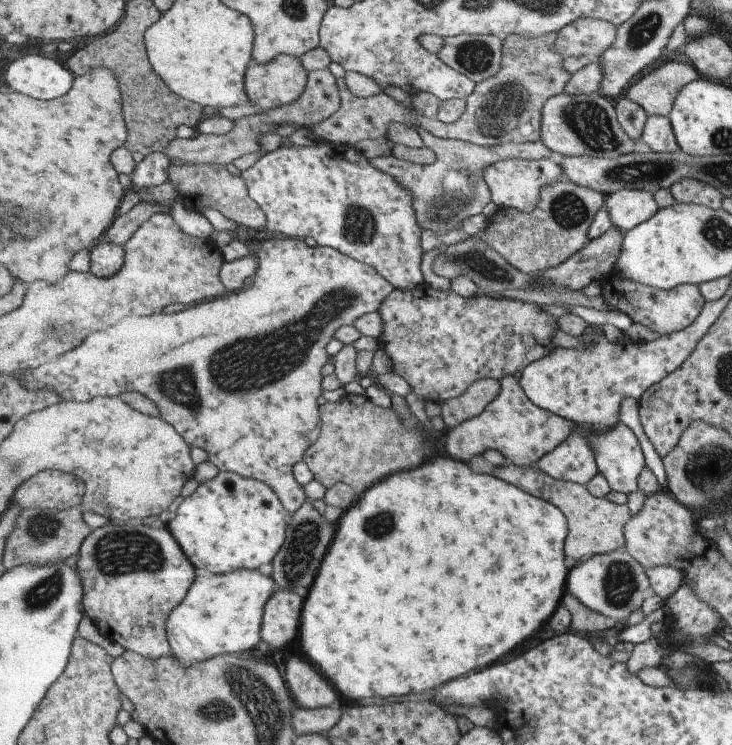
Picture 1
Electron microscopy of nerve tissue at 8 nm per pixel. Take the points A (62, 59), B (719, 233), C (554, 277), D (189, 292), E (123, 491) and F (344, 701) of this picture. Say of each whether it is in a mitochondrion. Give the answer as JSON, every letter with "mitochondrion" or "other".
{"A":"other","B":"mitochondrion","C":"other","D":"other","E":"other","F":"other"}

